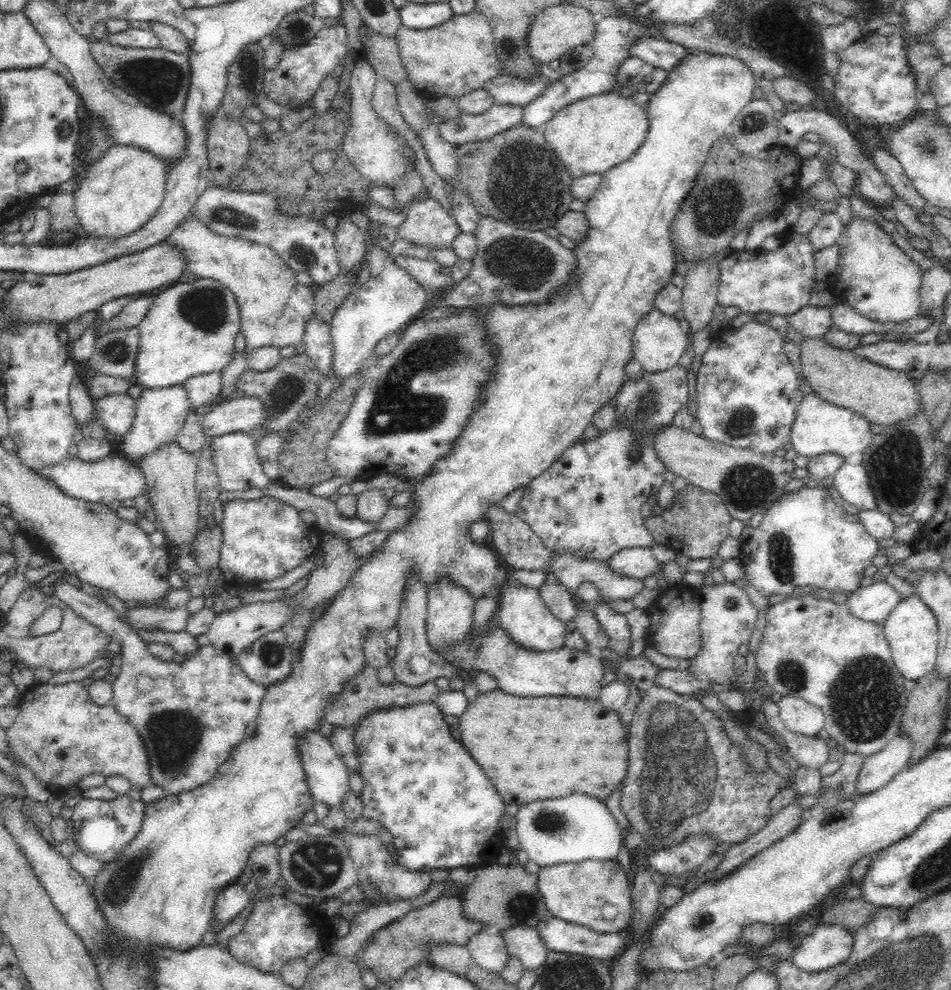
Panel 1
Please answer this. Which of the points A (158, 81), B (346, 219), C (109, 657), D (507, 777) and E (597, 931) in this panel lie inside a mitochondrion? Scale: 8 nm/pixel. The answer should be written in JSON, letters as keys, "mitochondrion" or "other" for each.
{"A":"mitochondrion","B":"other","C":"other","D":"other","E":"other"}

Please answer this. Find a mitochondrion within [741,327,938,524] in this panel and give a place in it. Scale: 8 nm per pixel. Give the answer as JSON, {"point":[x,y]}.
{"point":[897,469]}

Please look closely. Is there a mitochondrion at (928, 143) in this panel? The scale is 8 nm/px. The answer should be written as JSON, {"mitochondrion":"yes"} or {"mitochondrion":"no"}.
{"mitochondrion":"yes"}

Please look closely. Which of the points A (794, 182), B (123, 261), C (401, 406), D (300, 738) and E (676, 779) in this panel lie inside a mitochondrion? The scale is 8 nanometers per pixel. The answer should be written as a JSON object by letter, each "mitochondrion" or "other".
{"A":"other","B":"other","C":"mitochondrion","D":"other","E":"mitochondrion"}

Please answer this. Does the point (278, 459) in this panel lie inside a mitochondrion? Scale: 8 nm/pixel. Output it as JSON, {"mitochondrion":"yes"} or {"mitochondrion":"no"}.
{"mitochondrion":"no"}

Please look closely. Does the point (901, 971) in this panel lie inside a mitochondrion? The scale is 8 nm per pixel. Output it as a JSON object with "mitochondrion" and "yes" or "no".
{"mitochondrion":"yes"}

